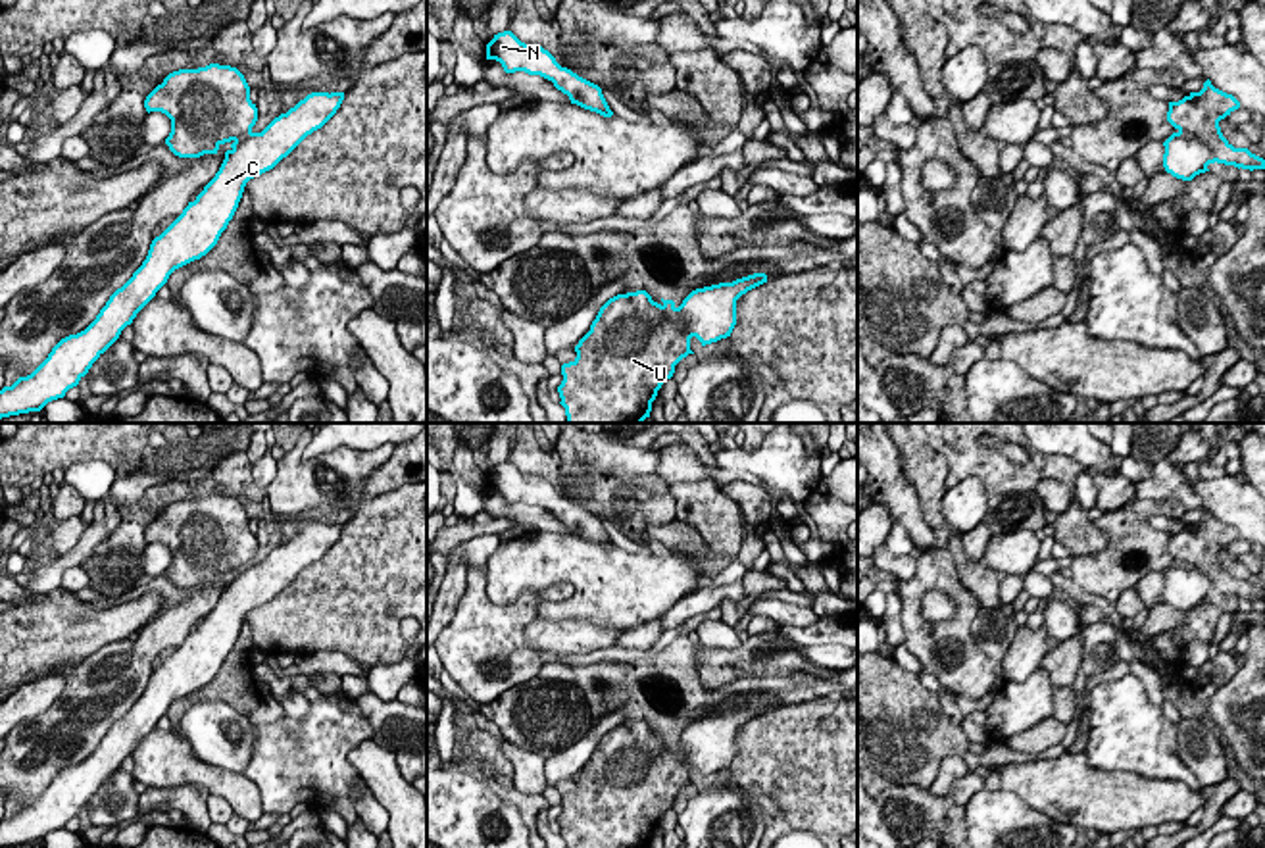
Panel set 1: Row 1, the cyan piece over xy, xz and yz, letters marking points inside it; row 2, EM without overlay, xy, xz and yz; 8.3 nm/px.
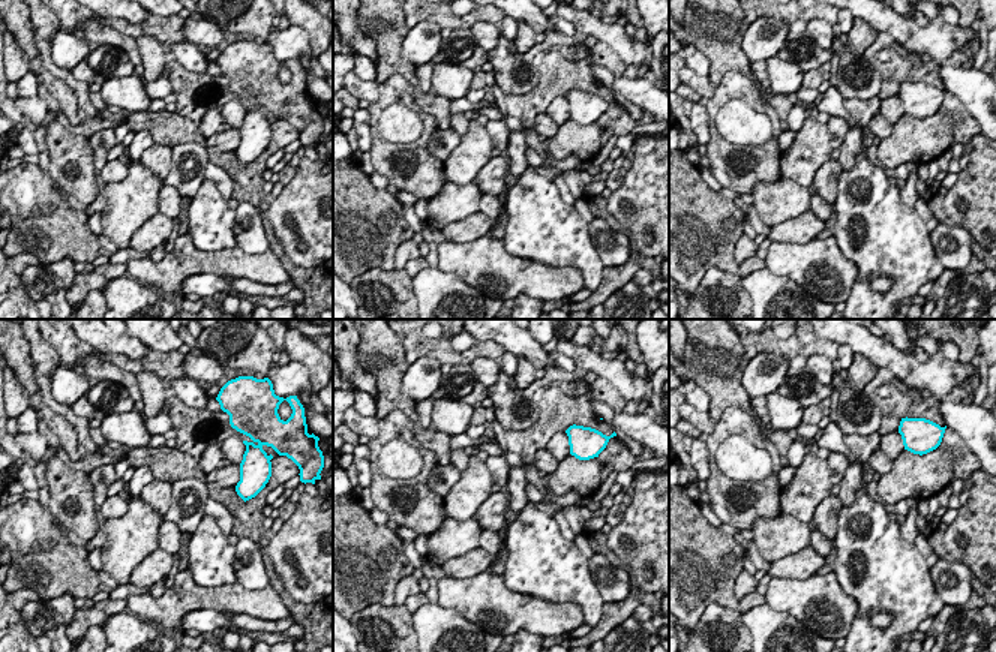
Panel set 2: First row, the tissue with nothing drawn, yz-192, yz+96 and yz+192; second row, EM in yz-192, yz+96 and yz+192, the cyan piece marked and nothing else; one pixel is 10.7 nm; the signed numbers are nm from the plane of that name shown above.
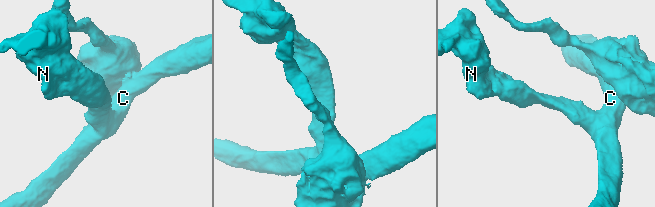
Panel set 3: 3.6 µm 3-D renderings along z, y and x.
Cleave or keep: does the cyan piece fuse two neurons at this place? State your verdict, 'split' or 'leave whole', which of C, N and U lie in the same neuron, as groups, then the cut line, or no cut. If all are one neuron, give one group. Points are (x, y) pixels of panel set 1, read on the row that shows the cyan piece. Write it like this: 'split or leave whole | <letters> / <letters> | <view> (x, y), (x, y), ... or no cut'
split | C N / U | yz (1171, 135), (1198, 139), (1210, 150), (1210, 158), (1200, 172)

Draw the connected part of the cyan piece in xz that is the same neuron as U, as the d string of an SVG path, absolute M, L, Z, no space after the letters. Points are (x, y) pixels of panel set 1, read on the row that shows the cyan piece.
M646 290L609 298L575 346L577 358L561 365L563 381L558 392L567 423L642 423L675 365L694 354L690 338L681 306L673 300L661 298L657 304Z

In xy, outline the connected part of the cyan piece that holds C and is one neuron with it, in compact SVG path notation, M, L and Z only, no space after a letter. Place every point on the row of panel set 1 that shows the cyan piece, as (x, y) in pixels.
M311 92L261 133L242 140L194 202L152 240L142 265L117 288L96 319L62 338L27 377L0 390L0 419L40 412L79 385L92 363L119 338L169 275L206 256L233 219L250 179L273 169L340 108L344 92Z

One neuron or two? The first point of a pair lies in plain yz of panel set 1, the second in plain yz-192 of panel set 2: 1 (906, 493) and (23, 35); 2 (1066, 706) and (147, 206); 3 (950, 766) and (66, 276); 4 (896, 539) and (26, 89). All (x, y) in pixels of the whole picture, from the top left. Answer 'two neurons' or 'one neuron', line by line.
1: one neuron
2: two neurons
3: one neuron
4: one neuron

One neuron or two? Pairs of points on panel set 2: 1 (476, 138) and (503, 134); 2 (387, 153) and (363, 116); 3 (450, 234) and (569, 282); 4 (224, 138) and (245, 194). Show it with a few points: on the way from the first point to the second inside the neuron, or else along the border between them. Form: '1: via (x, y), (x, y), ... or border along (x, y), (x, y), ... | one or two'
1: border along (483, 126), (492, 149) | two
2: border along (366, 110), (369, 114), (371, 150) | two
3: border along (486, 234), (470, 242), (447, 242) | two
4: border along (215, 146), (221, 150), (234, 150) | two

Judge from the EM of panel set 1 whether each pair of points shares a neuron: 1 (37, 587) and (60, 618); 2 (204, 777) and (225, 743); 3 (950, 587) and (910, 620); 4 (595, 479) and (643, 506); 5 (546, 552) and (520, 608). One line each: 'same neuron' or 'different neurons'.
1: different neurons
2: different neurons
3: same neuron
4: same neuron
5: different neurons

